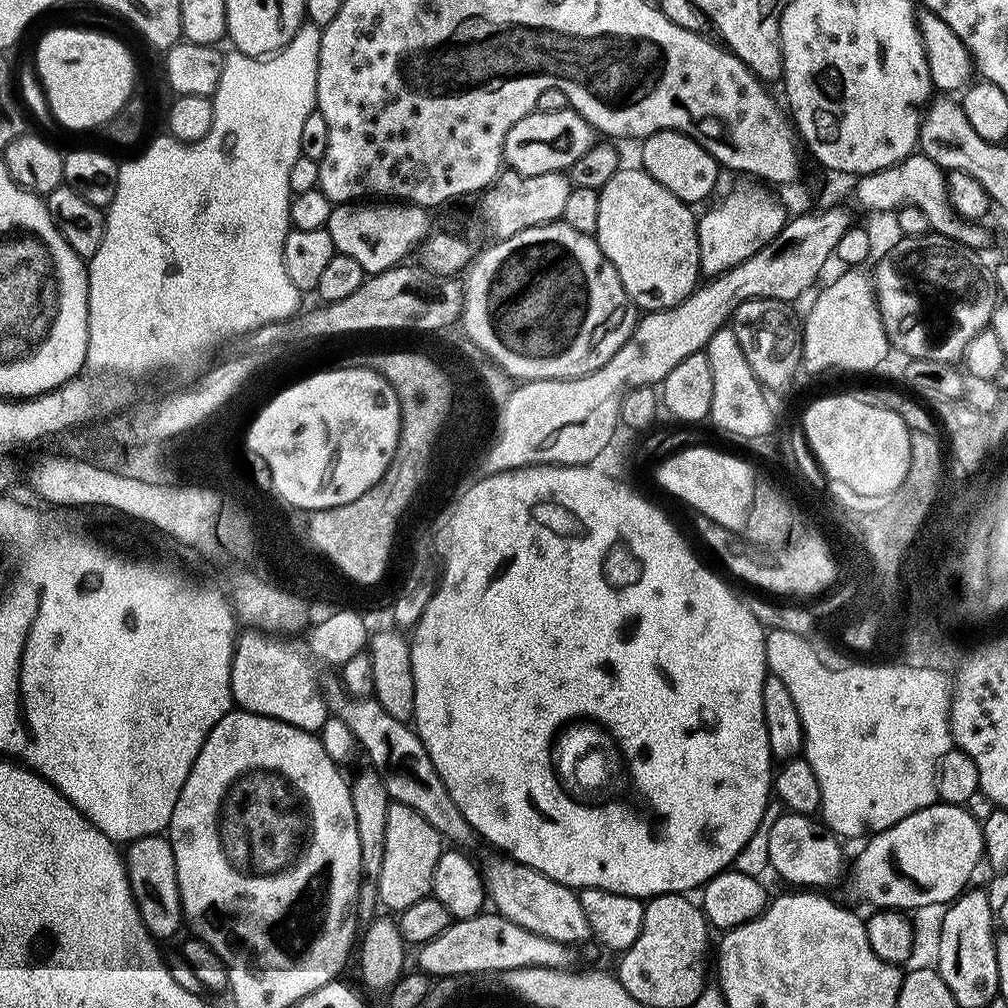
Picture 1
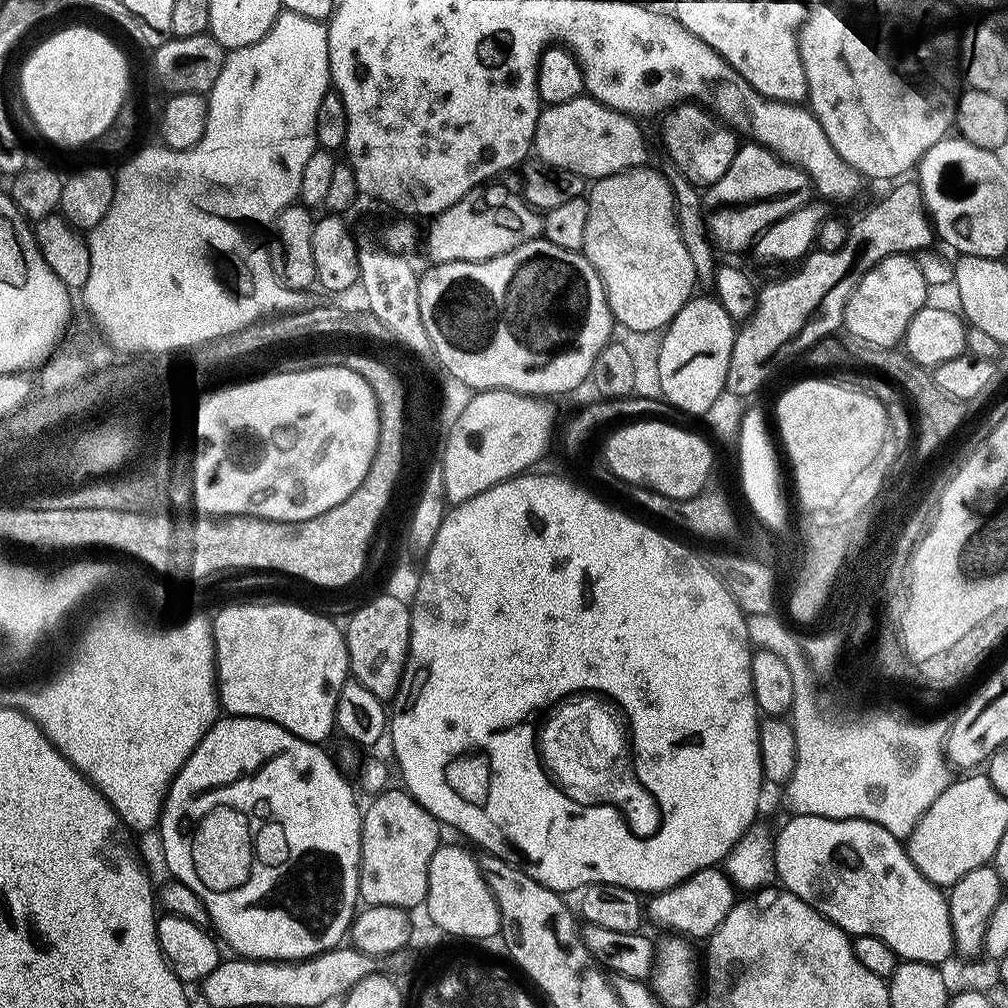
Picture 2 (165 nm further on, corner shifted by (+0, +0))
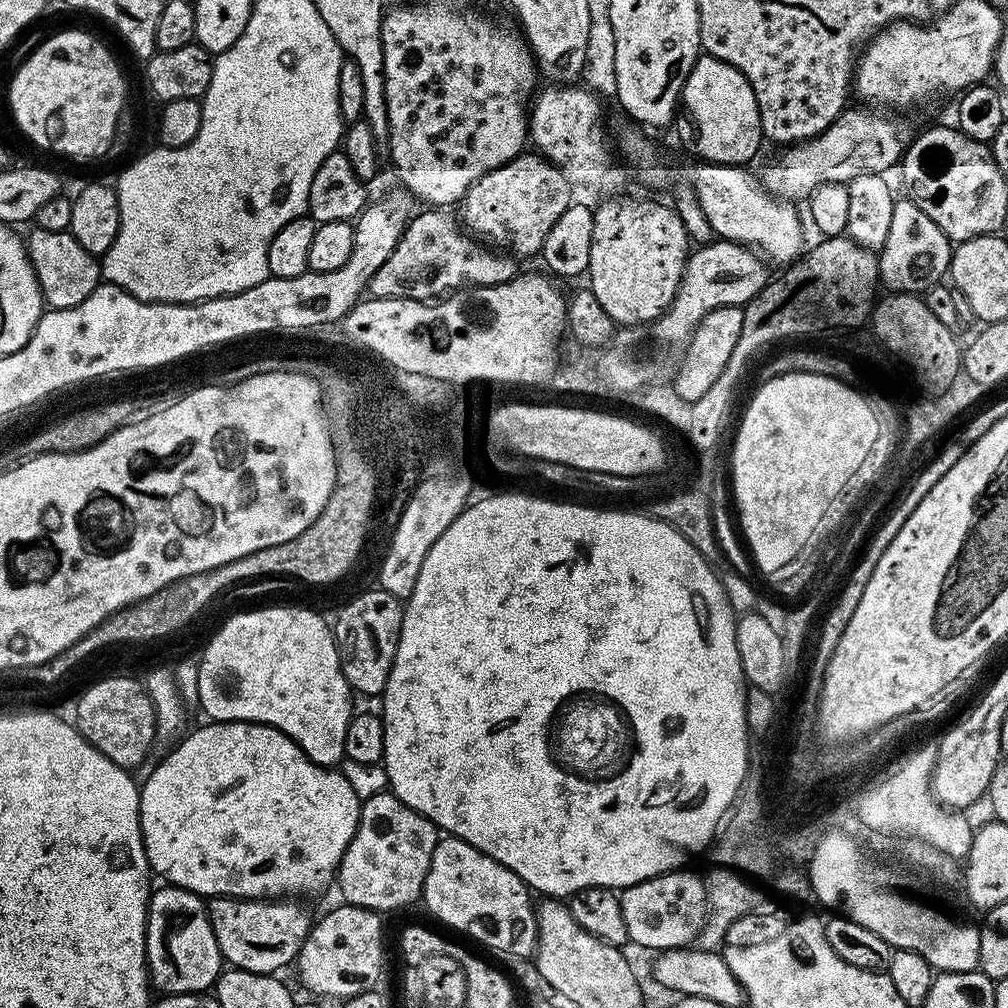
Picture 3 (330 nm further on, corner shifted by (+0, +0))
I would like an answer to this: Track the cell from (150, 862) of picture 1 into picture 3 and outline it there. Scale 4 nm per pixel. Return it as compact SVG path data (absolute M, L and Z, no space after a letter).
M215 897L208 904L214 938L218 938L220 955L229 960L232 968L241 968L254 974L279 973L279 968L291 965L300 954L300 948L310 931L310 919L304 912L296 912L292 902L277 902L272 898Z

